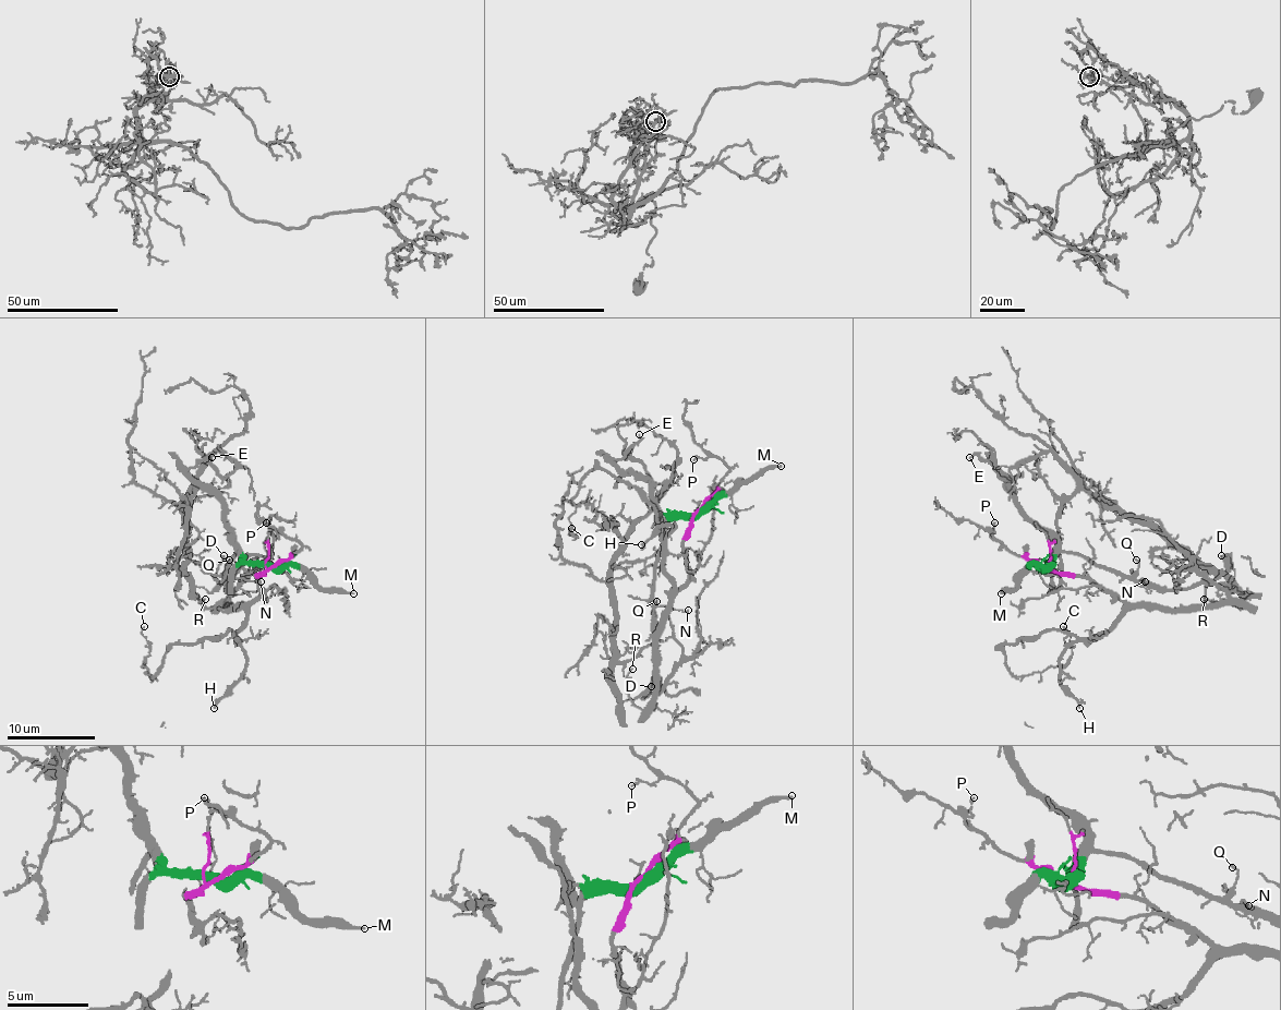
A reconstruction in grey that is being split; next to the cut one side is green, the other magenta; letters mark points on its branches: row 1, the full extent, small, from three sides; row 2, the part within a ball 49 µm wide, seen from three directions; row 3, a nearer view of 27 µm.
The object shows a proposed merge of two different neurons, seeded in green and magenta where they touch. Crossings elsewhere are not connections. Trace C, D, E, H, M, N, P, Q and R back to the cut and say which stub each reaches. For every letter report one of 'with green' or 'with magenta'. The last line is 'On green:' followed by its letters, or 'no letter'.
C: with magenta
D: with green
E: with green
H: with magenta
M: with green
N: with green
P: with magenta
Q: with green
R: with magenta
On green: D, E, M, N, Q

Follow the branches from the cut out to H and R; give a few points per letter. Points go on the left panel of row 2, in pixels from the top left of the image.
H: (269, 566), (256, 577), (261, 592), (250, 603), (248, 620), (237, 630), (245, 672), (214, 708)
R: (269, 566), (256, 577), (261, 592), (248, 603), (207, 609), (198, 601), (205, 599)

